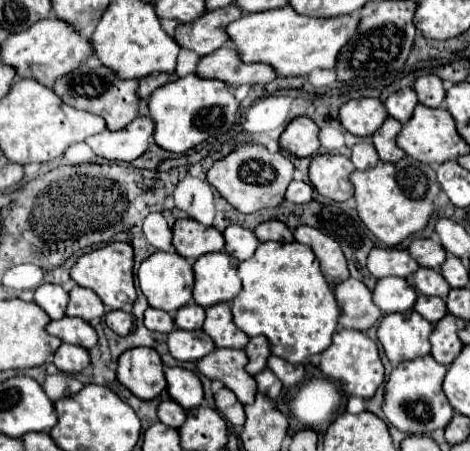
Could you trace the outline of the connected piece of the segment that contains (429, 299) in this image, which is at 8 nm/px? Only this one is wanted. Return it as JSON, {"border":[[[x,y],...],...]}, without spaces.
{"border":[[[419,296],[419,298],[417,298],[417,304],[415,304],[415,310],[417,310],[425,320],[429,320],[431,324],[439,322],[439,320],[447,314],[445,300],[439,298],[439,296]]]}

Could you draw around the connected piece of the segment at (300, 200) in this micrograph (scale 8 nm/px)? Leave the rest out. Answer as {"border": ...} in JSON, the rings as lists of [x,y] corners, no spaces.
{"border":[[[293,180],[293,182],[289,184],[289,188],[287,188],[285,198],[287,198],[289,202],[295,202],[295,204],[305,204],[305,202],[311,202],[311,200],[313,200],[311,194],[313,194],[311,184],[301,182],[301,180]]]}

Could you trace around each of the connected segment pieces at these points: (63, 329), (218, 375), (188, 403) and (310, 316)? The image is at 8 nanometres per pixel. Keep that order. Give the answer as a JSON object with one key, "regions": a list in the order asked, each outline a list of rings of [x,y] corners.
{"regions":[[[[61,318],[55,322],[49,322],[47,332],[61,338],[67,344],[77,344],[83,348],[93,348],[97,344],[97,332],[81,318]]],[[[215,348],[211,354],[207,354],[207,358],[201,358],[197,362],[197,370],[207,376],[209,380],[221,380],[229,390],[235,392],[237,400],[241,404],[251,404],[255,394],[257,394],[257,382],[251,374],[247,374],[245,366],[247,366],[249,358],[245,354],[245,350],[229,350],[229,348]]],[[[183,366],[175,368],[165,368],[165,378],[167,378],[167,392],[169,396],[179,402],[185,410],[197,408],[203,402],[203,386],[197,374]]],[[[261,242],[249,260],[239,264],[239,278],[243,280],[241,294],[231,302],[233,320],[247,336],[267,336],[271,352],[291,364],[301,364],[307,356],[323,352],[333,338],[339,318],[339,306],[329,282],[323,278],[313,250],[299,242]]]]}

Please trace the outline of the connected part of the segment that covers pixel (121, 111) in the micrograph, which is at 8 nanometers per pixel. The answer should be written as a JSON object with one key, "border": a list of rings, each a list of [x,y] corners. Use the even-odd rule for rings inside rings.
{"border":[[[97,66],[95,70],[93,68],[77,68],[71,74],[57,78],[53,84],[53,92],[65,104],[69,104],[77,110],[85,110],[85,112],[101,116],[107,124],[107,130],[121,130],[133,118],[137,118],[137,104],[139,104],[137,88],[139,88],[137,80],[119,80],[105,66]],[[87,76],[91,76],[89,82],[87,82]]]}

